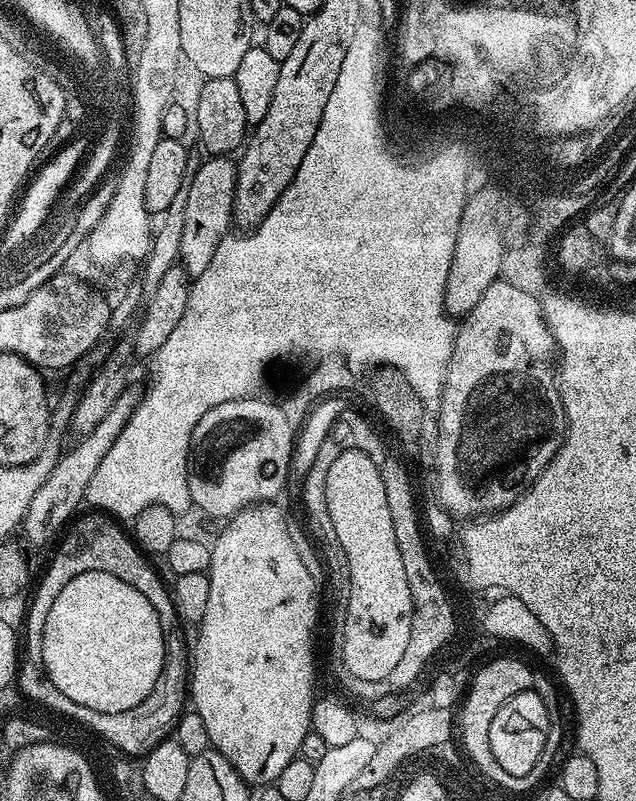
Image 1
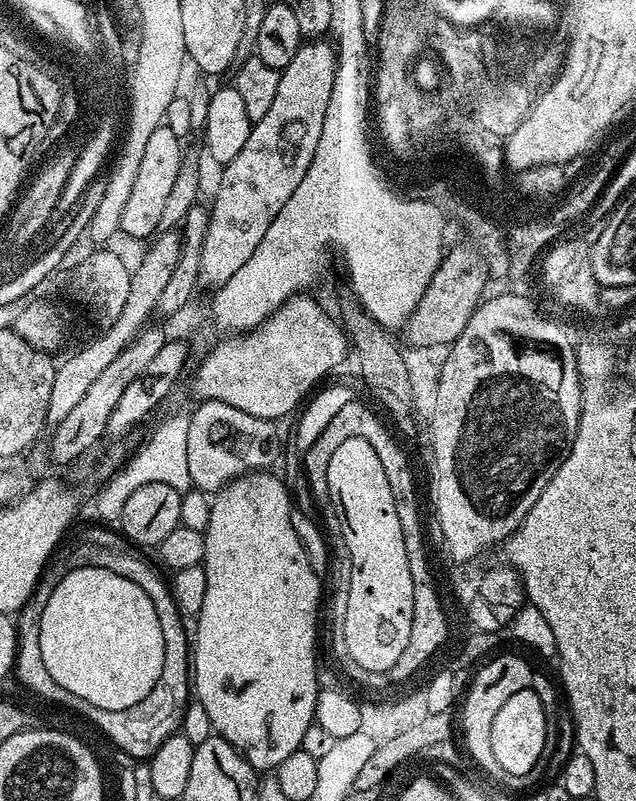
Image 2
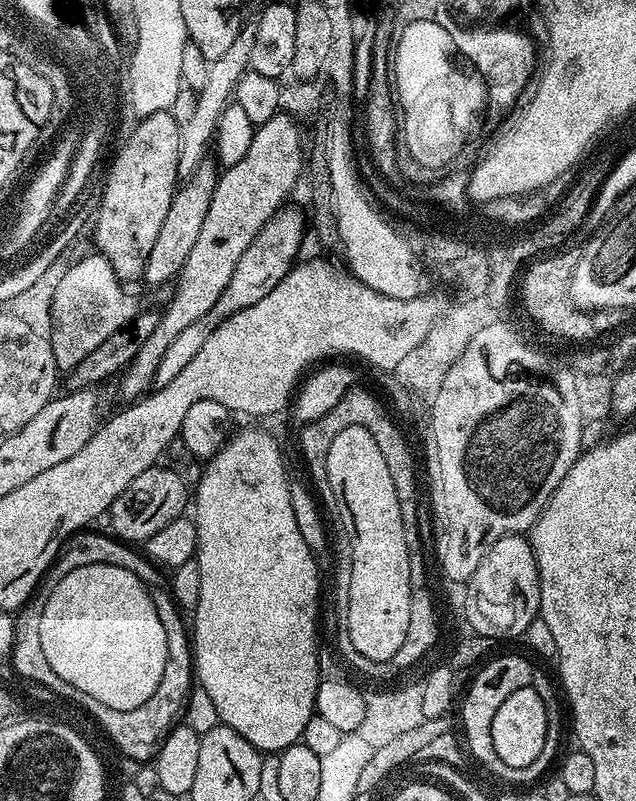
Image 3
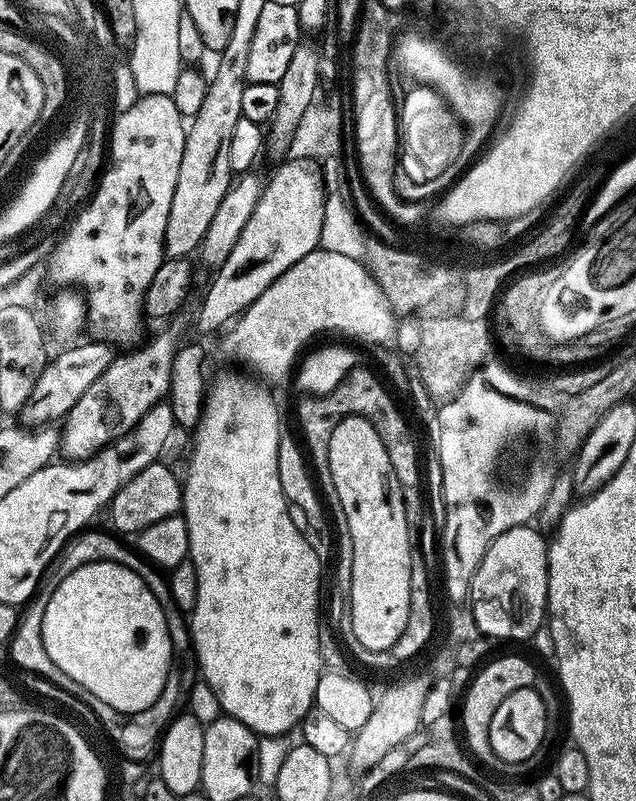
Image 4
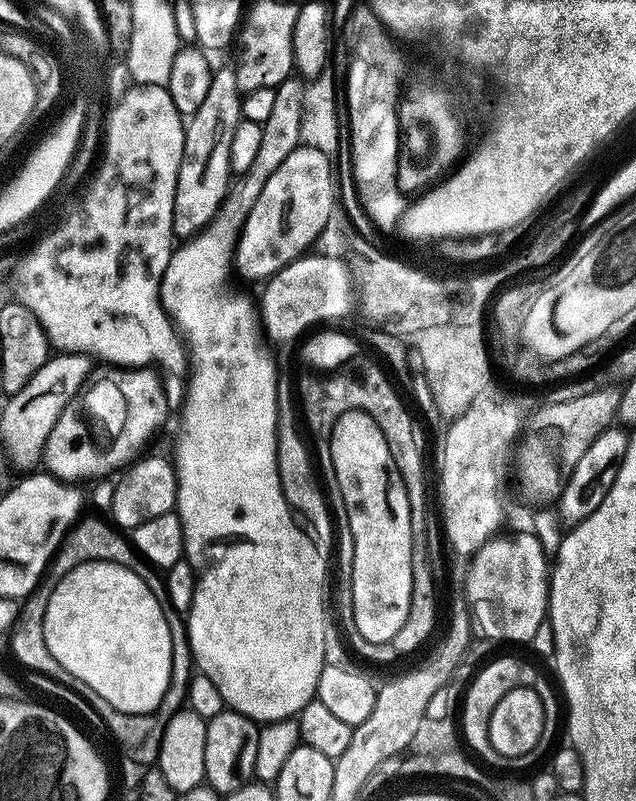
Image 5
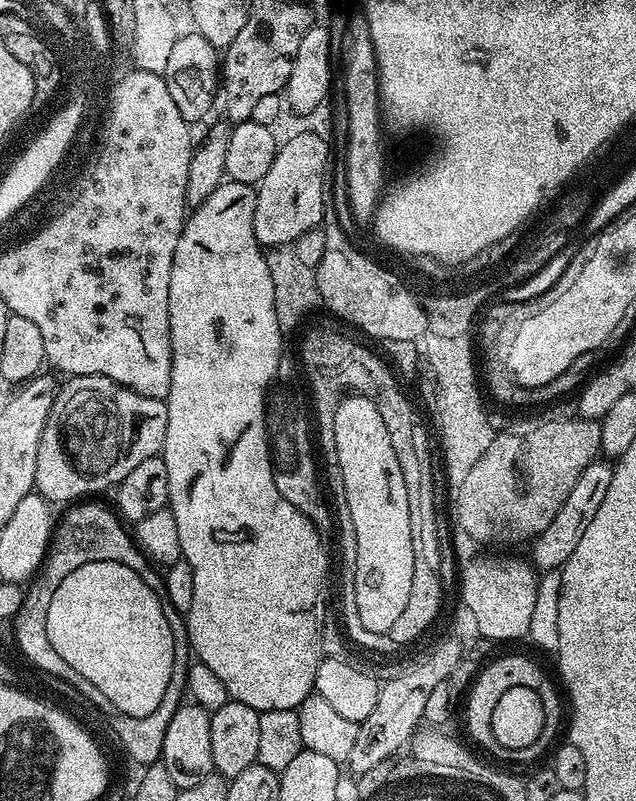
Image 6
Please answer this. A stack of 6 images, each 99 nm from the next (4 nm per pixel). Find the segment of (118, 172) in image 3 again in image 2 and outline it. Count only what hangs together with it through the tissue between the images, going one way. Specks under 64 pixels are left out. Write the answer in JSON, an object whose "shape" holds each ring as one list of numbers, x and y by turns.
{"shape":[[157,126,154,134,150,134,146,142,146,150,142,150,142,162,138,162,138,175,134,177,134,186,130,190,130,198,126,198,126,206,122,209,120,232,140,240,143,236,151,237,161,221,162,210,178,177,182,157,180,157,181,137,174,134,166,126]]}

